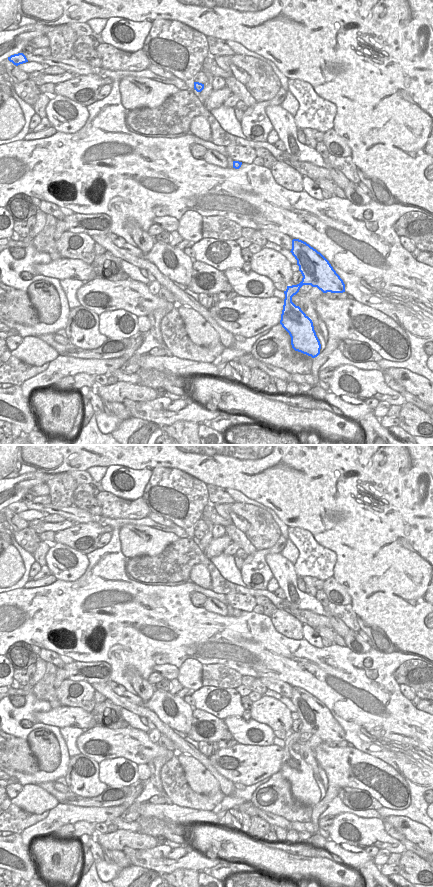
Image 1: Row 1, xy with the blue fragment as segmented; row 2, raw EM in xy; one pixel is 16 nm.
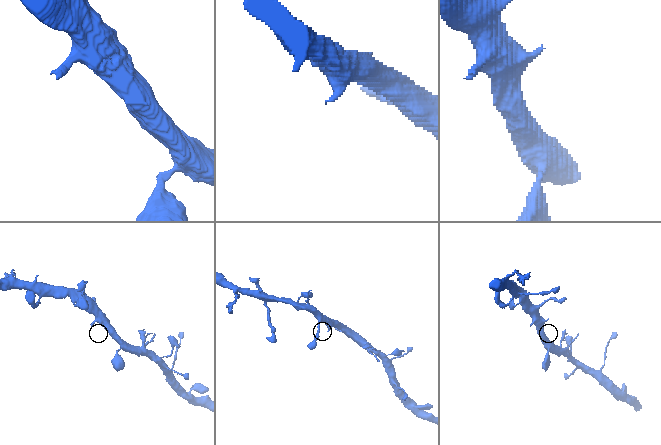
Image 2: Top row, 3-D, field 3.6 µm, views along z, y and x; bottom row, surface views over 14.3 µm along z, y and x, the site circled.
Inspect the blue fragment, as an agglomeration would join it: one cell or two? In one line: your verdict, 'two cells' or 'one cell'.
one cell

